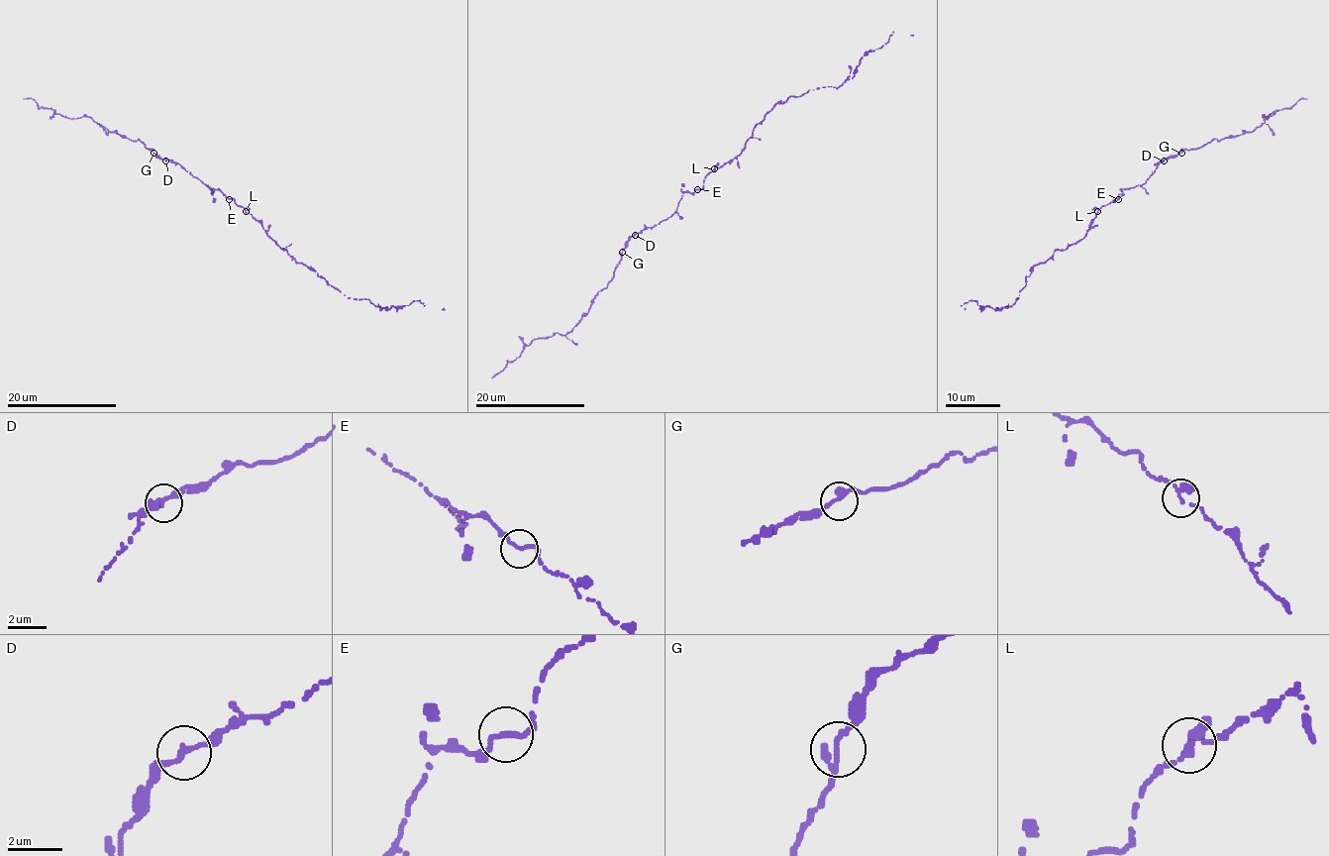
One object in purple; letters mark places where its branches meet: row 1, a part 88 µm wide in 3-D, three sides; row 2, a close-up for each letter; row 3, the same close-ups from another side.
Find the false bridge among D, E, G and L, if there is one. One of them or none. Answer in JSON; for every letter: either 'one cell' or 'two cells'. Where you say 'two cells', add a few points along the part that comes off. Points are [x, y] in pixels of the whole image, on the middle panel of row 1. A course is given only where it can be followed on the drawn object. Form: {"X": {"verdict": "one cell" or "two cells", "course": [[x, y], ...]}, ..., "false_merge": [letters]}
{"D": {"verdict": "one cell"}, "E": {"verdict": "one cell"}, "G": {"verdict": "one cell"}, "L": {"verdict": "one cell"}, "false_merge": []}

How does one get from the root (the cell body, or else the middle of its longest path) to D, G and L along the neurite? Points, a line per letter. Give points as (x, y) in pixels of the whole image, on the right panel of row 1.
D: (1118, 199), (1121, 189), (1142, 185), (1164, 160)
G: (1118, 199), (1121, 189), (1142, 185), (1163, 160), (1181, 153)
L: (1118, 199), (1102, 206), (1098, 211)

